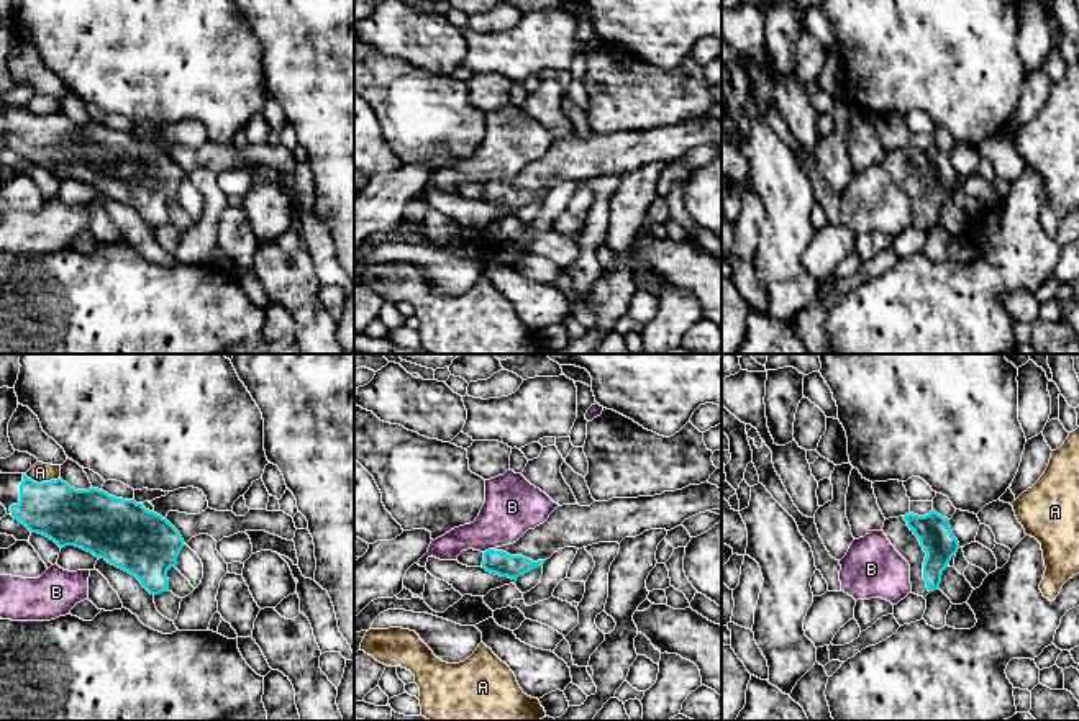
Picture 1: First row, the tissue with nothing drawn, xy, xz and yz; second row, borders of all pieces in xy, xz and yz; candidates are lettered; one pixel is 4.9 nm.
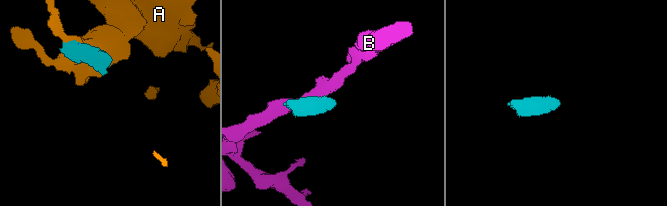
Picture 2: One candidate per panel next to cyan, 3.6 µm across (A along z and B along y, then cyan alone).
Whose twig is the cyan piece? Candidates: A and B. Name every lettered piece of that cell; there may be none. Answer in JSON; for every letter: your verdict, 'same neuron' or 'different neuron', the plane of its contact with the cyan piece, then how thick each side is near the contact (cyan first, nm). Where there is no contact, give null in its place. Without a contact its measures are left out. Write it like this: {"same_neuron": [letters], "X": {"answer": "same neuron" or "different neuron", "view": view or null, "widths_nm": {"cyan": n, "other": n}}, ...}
{"same_neuron": [], "A": {"answer": "different neuron", "view": "xy", "widths_nm": {"cyan": 280, "other": 100}}, "B": {"answer": "different neuron", "view": "xz", "widths_nm": {"cyan": 120, "other": 280}}}

